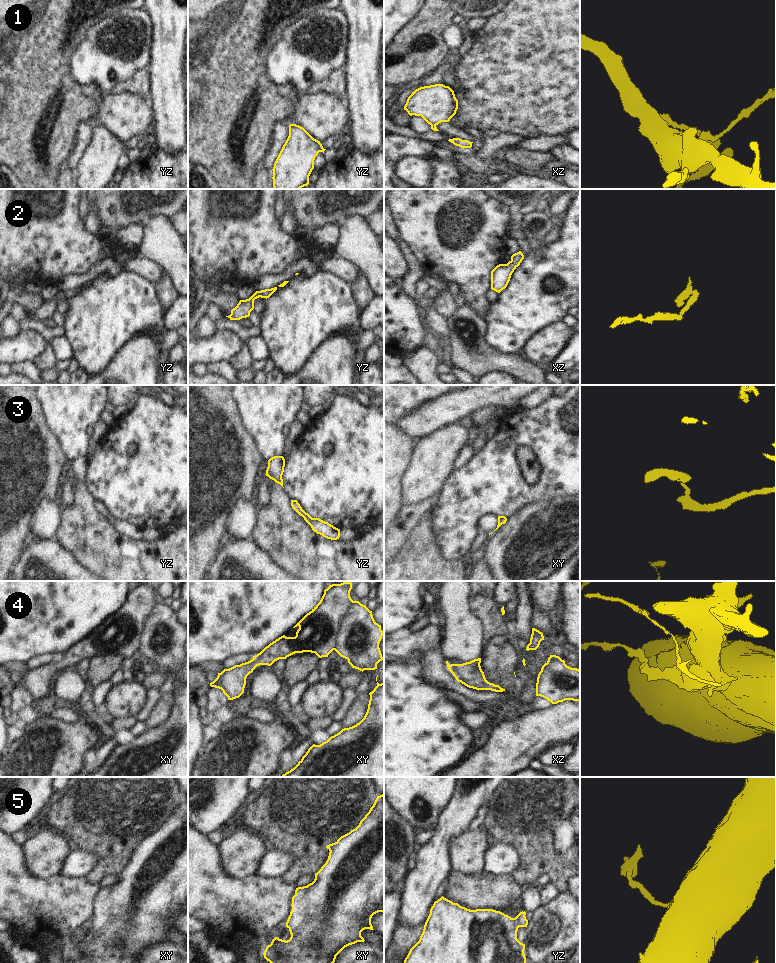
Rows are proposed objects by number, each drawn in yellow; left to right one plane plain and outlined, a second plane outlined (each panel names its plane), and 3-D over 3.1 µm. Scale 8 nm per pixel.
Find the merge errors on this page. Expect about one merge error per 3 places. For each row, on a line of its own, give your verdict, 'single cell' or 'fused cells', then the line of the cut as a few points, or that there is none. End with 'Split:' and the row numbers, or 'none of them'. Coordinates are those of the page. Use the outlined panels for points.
1: single cell | no cut
2: single cell | no cut
3: single cell | no cut
4: single cell | no cut
5: single cell | no cut
Split: none of them

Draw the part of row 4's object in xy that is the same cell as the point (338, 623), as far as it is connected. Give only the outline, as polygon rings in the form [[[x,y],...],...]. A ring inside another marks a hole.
[[[351,582],[329,585],[324,590],[320,602],[307,613],[293,628],[299,627],[295,637],[279,637],[253,659],[224,669],[217,678],[210,683],[211,687],[219,688],[228,697],[228,700],[239,698],[244,693],[247,676],[259,665],[271,666],[279,659],[286,659],[295,653],[311,652],[319,658],[328,657],[335,650],[341,657],[348,660],[352,668],[360,671],[375,670],[377,664],[383,660],[379,643],[384,635],[381,625],[375,622],[372,611],[359,601],[350,597]]]

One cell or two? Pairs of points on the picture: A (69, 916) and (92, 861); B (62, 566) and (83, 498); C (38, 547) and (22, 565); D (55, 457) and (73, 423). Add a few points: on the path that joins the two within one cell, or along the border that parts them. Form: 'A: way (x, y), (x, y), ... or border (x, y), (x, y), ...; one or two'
A: border (63, 873), (69, 876), (86, 877); two
B: border (55, 537), (67, 546), (84, 565); two
C: way (36, 551), (26, 561); one
D: border (47, 426), (55, 436), (66, 457); two

